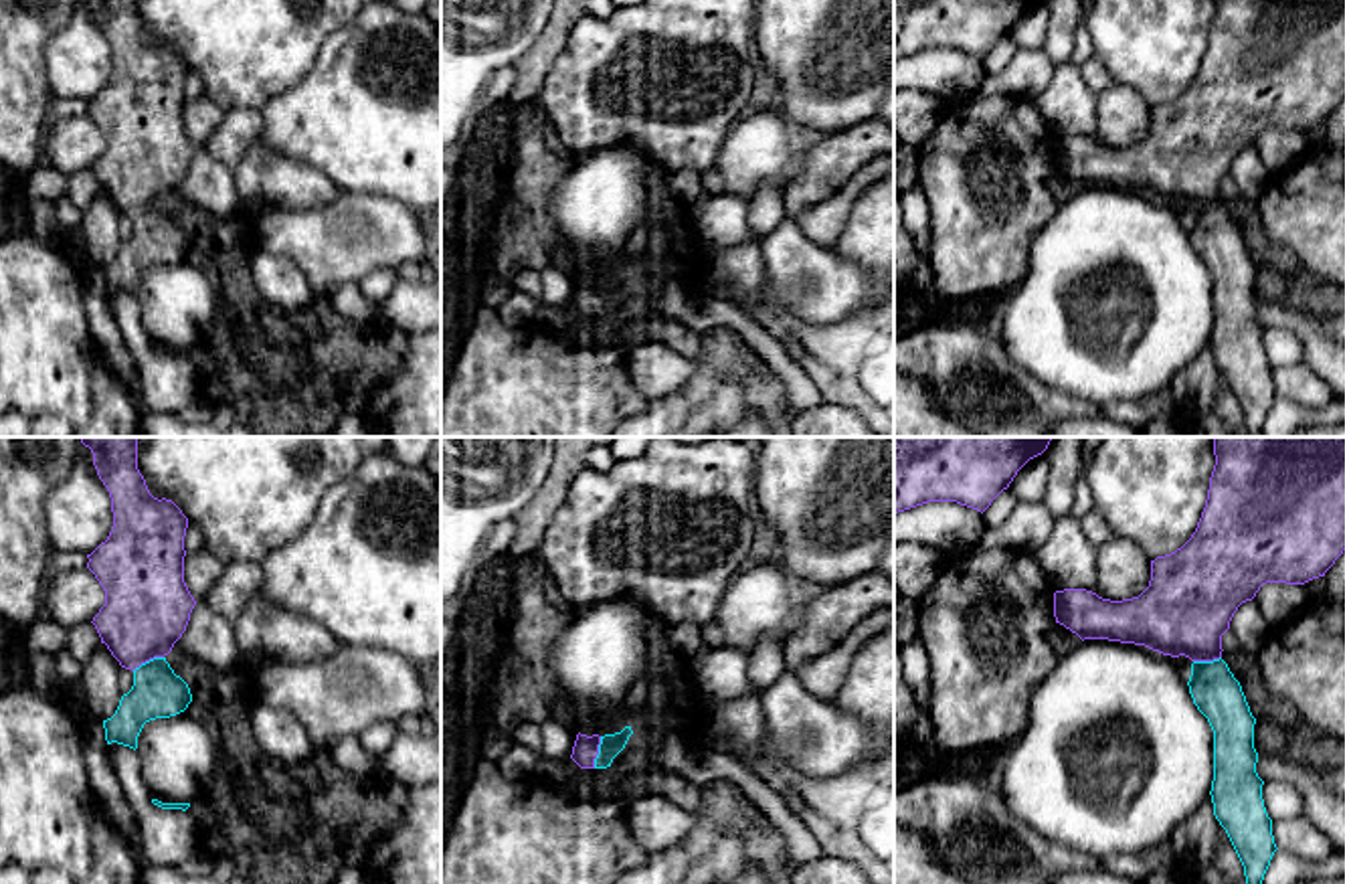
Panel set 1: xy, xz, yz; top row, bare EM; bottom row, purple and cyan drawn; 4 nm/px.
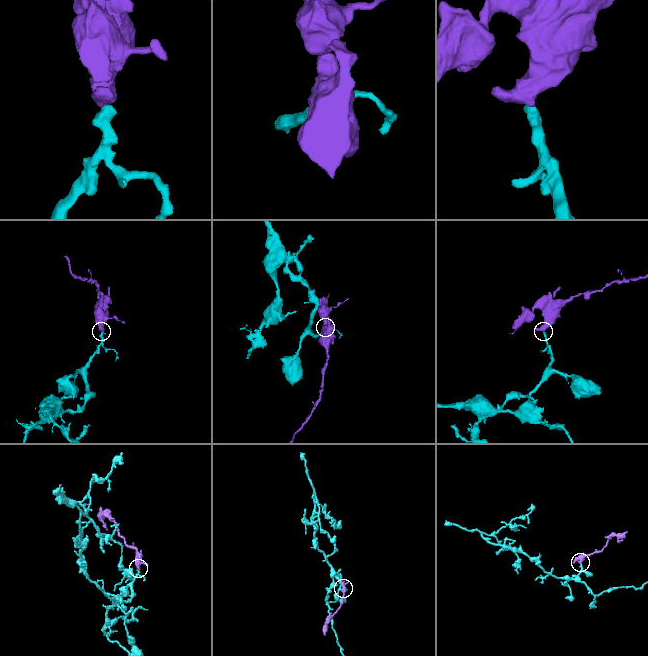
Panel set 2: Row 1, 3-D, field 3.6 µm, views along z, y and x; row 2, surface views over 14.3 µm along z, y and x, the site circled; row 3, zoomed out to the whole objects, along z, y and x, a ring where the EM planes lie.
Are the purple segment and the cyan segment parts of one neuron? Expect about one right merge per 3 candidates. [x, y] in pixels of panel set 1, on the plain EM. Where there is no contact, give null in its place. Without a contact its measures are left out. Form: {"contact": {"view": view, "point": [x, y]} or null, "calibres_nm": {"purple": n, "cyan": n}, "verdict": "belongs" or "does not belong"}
{"contact": {"view": "xz", "point": [597, 300]}, "calibres_nm": {"purple": 100, "cyan": 90}, "verdict": "belongs"}

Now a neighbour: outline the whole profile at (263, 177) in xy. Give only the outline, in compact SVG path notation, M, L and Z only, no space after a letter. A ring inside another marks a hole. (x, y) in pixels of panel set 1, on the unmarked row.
M259 138L247 148L233 176L245 202L285 210L320 208L344 194L328 176L267 148Z

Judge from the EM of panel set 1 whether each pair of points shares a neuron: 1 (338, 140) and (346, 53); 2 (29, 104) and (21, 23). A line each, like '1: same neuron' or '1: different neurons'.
1: same neuron
2: same neuron

